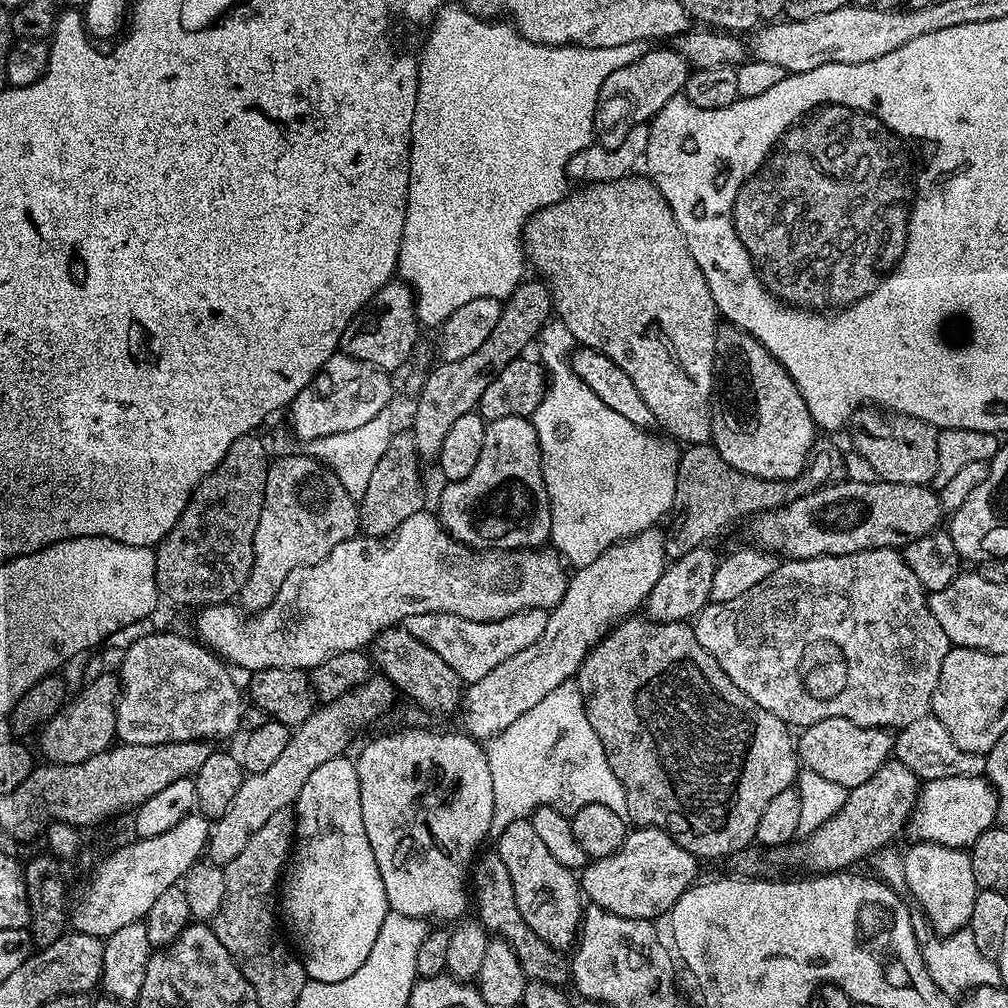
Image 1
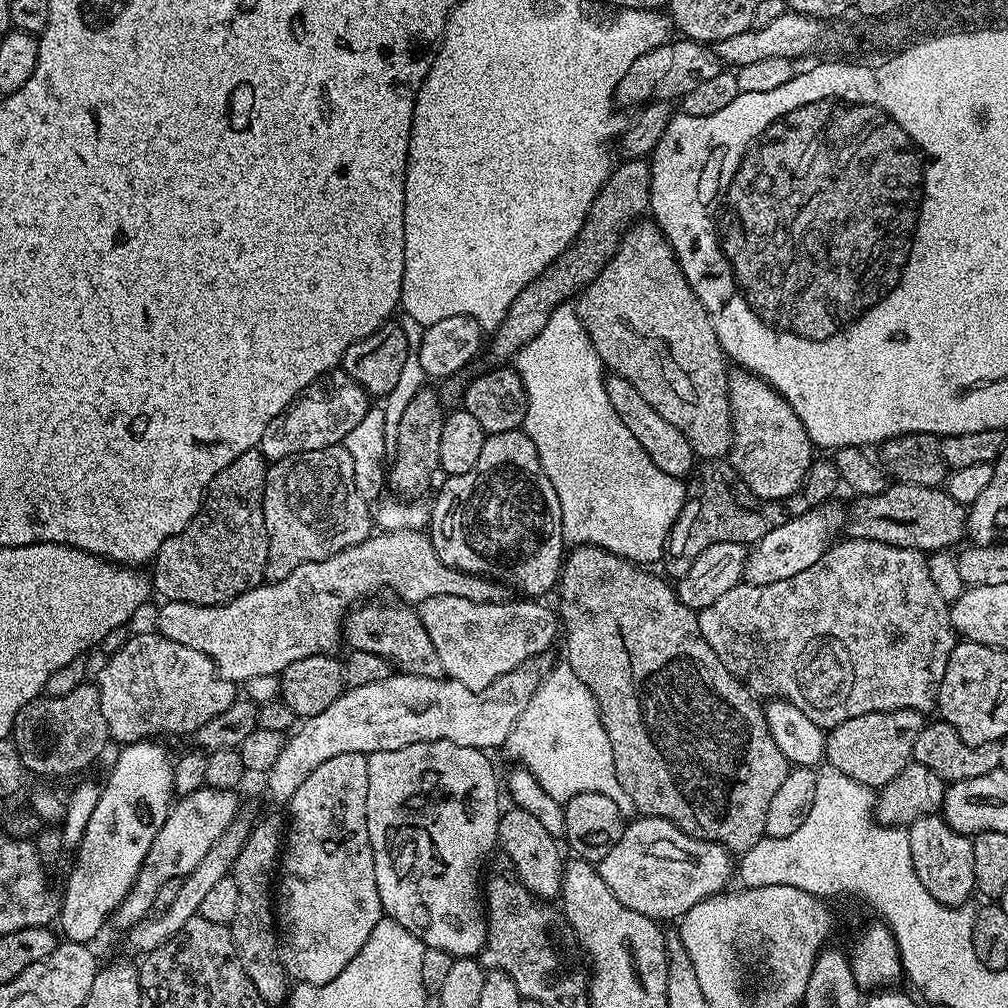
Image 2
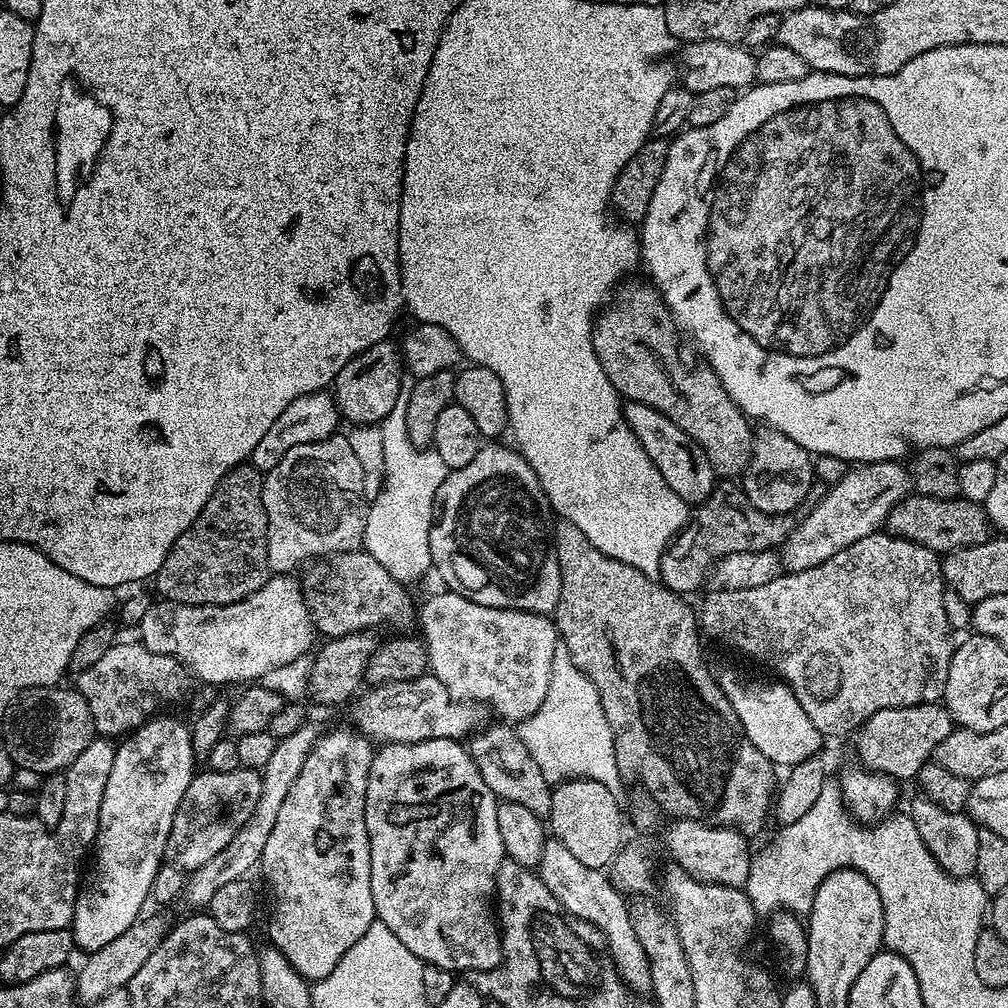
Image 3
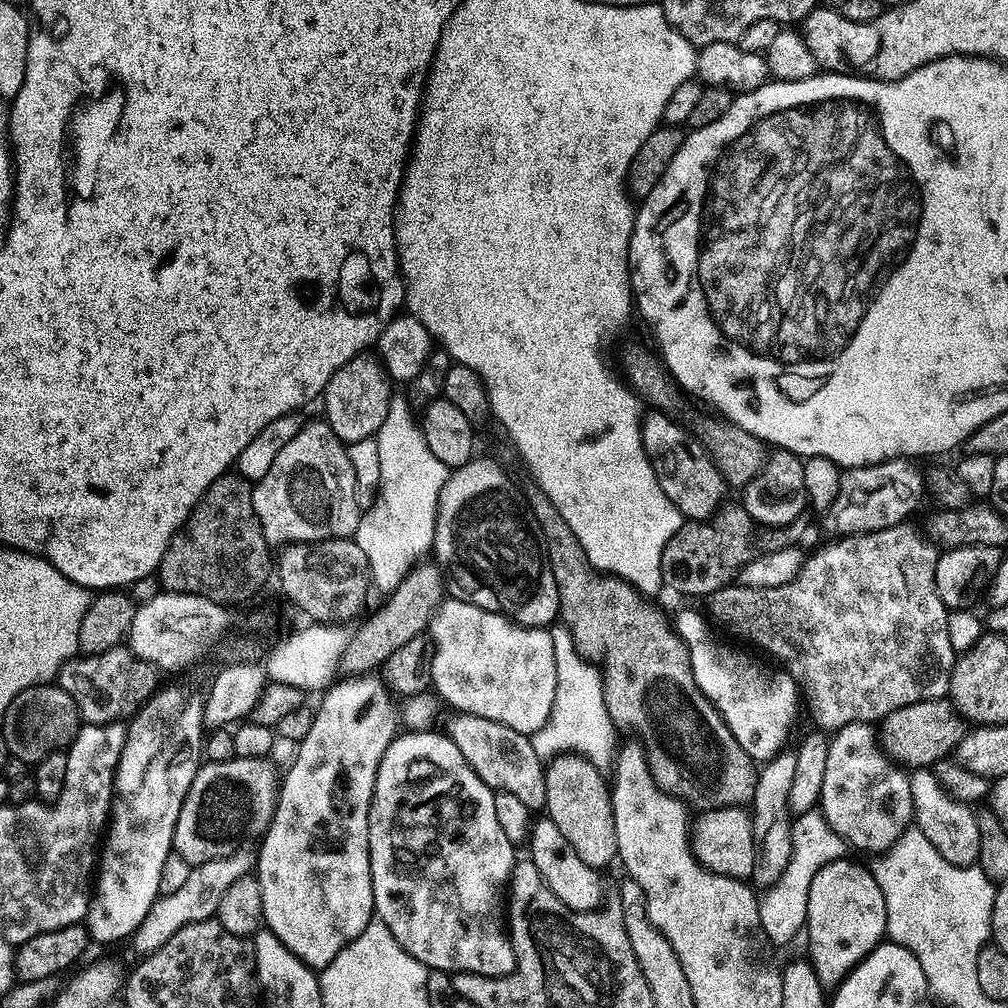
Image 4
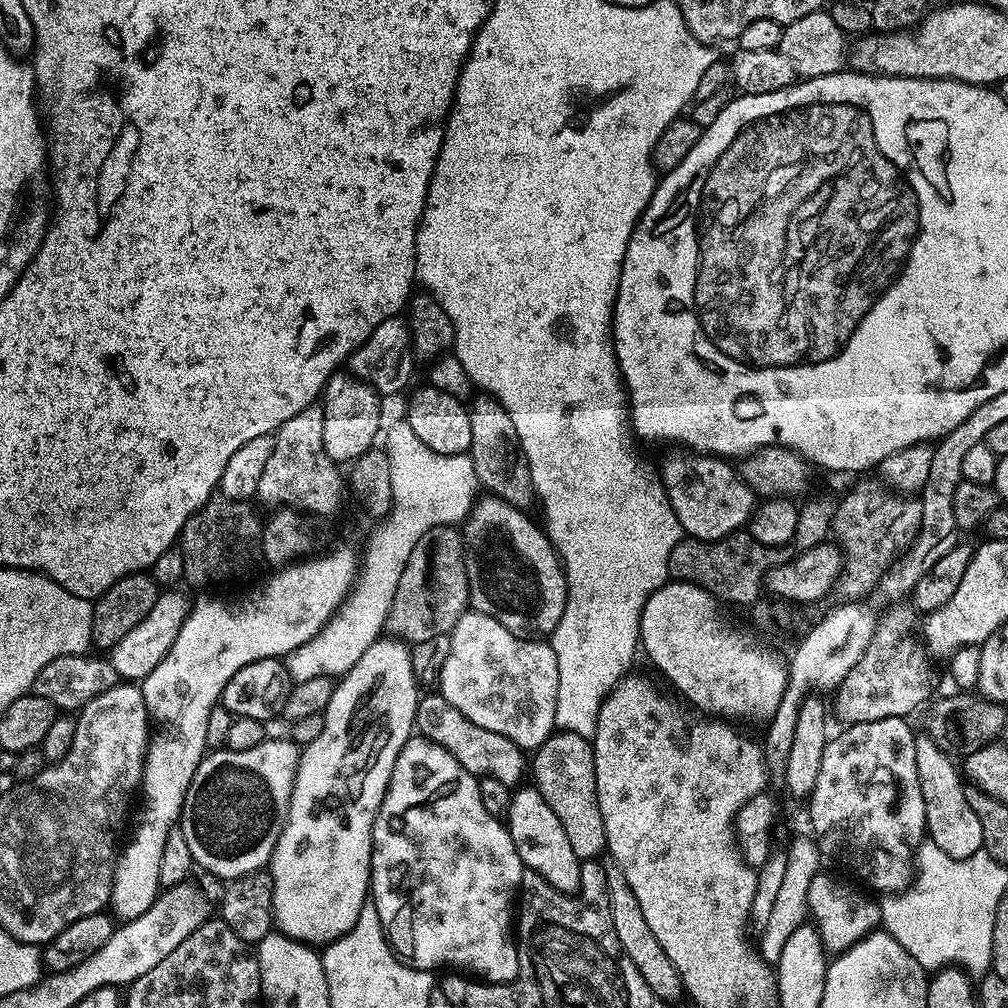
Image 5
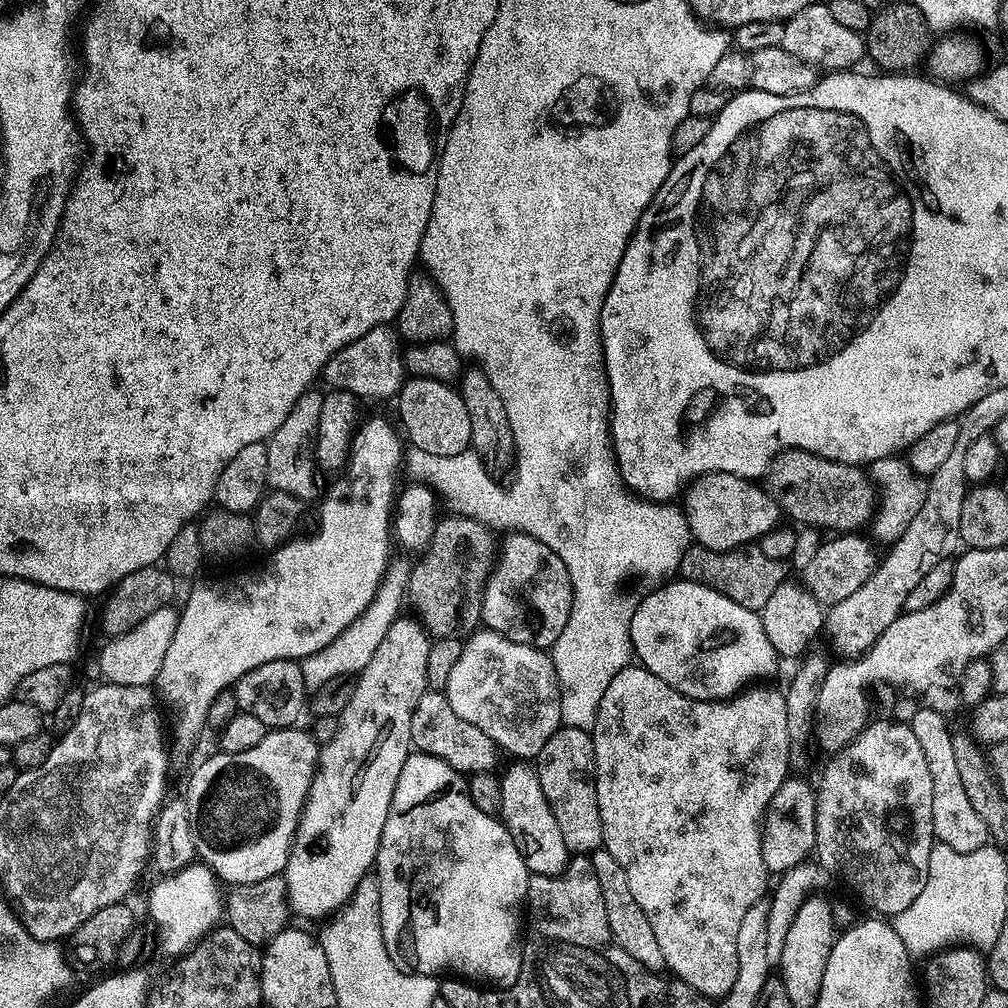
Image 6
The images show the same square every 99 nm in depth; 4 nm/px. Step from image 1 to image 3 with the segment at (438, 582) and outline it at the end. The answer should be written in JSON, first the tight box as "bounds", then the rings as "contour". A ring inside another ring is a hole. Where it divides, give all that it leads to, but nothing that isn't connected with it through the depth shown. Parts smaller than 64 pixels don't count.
{"bounds":[138,574,318,685],"contour":[[[292,574],[269,575],[262,590],[233,604],[212,607],[167,602],[153,603],[140,622],[138,633],[140,633],[139,643],[156,654],[166,654],[183,662],[189,673],[199,683],[201,680],[204,684],[241,683],[240,685],[243,685],[245,682],[260,682],[263,676],[275,667],[286,666],[295,659],[307,657],[318,640],[316,625],[312,622],[312,614],[308,609],[308,603],[304,600],[301,581]]]}

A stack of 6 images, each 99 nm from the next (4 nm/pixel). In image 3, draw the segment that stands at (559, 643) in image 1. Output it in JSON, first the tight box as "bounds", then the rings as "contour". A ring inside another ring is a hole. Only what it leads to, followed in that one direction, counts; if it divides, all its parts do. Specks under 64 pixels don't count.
{"bounds":[182,674,486,909],"contour":[[[431,674],[419,676],[410,682],[382,684],[367,690],[368,693],[365,691],[355,701],[360,711],[359,727],[369,740],[381,745],[413,744],[438,738],[463,741],[486,724],[485,705],[452,696],[450,690],[446,690],[446,686]],[[307,722],[289,737],[277,739],[274,754],[262,770],[262,795],[258,798],[258,806],[254,810],[254,814],[250,816],[246,826],[242,826],[242,830],[238,830],[238,834],[234,834],[230,846],[226,846],[226,850],[214,854],[214,858],[210,858],[210,862],[206,862],[206,866],[202,866],[197,872],[193,872],[187,877],[182,900],[192,907],[189,909],[207,909],[210,898],[214,898],[214,894],[221,886],[226,886],[235,880],[245,879],[249,875],[248,871],[259,865],[262,850],[266,850],[266,838],[270,838],[270,830],[274,830],[274,821],[278,819],[278,810],[282,810],[282,802],[286,802],[286,794],[290,794],[290,786],[294,786],[294,780],[298,778],[298,774],[302,774],[302,766],[312,753],[317,739],[318,731],[316,732],[312,722]]]}

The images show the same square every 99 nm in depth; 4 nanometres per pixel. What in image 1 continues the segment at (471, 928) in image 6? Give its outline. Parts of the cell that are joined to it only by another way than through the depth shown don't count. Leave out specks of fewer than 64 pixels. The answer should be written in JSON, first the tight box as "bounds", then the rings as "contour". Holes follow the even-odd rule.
{"bounds":[354,728,494,922],"contour":[[[408,728],[405,732],[392,732],[389,736],[380,736],[377,740],[370,741],[361,750],[360,757],[355,757],[354,763],[358,770],[358,782],[362,794],[362,826],[366,826],[366,838],[370,838],[370,846],[374,850],[374,862],[378,862],[378,870],[382,874],[382,886],[386,886],[389,909],[398,914],[427,918],[432,922],[459,921],[467,913],[464,911],[467,908],[469,911],[470,908],[470,896],[466,891],[470,884],[470,869],[481,851],[480,843],[486,838],[489,839],[494,818],[494,782],[490,779],[490,762],[485,745],[460,730],[431,732],[428,728]]]}

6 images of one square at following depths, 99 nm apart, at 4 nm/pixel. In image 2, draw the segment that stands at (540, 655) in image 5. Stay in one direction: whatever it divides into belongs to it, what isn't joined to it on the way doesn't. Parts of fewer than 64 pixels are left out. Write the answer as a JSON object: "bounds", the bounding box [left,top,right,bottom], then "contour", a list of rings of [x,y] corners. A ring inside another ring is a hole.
{"bounds":[418,594,558,690],"contour":[[[442,594],[438,598],[426,598],[418,606],[422,626],[442,658],[444,676],[462,682],[470,690],[482,690],[490,686],[502,674],[515,668],[523,668],[535,656],[540,656],[558,636],[558,616],[536,598],[516,598],[479,604],[468,598],[454,598]]]}

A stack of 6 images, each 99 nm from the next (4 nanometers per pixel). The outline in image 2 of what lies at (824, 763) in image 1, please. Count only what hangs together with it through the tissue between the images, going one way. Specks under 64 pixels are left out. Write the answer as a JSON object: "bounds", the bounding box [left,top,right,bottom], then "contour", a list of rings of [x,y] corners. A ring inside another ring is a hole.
{"bounds":[824,710,925,790],"contour":[[[914,710],[858,714],[858,718],[846,718],[846,722],[830,729],[824,741],[824,755],[830,767],[846,774],[846,778],[854,778],[854,782],[862,782],[870,789],[879,790],[886,786],[886,782],[898,778],[907,764],[913,763],[914,741],[925,723],[925,717]]]}

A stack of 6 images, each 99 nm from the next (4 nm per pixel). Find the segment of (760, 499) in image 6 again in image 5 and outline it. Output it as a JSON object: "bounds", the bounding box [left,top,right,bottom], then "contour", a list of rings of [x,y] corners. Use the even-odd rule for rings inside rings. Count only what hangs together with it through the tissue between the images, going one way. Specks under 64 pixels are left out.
{"bounds":[658,450,758,540],"contour":[[[695,450],[680,451],[684,452],[672,452],[665,458],[664,465],[659,465],[658,475],[664,482],[668,501],[678,518],[681,533],[687,534],[693,540],[720,540],[741,531],[751,521],[758,500],[740,479],[739,471],[733,465],[731,468],[727,459],[715,454],[701,454]]]}

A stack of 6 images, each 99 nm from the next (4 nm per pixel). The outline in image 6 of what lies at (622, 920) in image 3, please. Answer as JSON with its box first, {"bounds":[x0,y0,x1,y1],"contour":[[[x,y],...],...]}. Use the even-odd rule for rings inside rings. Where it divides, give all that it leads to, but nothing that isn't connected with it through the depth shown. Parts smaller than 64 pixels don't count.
{"bounds":[499,762,570,876],"contour":[[[512,762],[500,776],[502,786],[502,810],[499,819],[504,821],[518,854],[526,862],[529,873],[534,876],[559,876],[568,867],[570,853],[566,842],[562,842],[562,833],[558,831],[558,822],[542,794],[542,782],[538,782],[536,769],[528,762]]]}

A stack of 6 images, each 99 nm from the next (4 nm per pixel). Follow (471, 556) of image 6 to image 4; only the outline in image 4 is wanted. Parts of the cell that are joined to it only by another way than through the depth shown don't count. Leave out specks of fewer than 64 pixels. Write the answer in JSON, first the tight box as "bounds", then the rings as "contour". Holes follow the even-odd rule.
{"bounds":[346,563,446,674],"contour":[[[424,563],[412,567],[402,578],[401,584],[387,593],[385,600],[388,601],[373,616],[366,617],[358,628],[355,627],[346,655],[349,673],[364,674],[377,669],[390,658],[390,654],[394,654],[394,650],[406,646],[410,638],[425,635],[429,631],[432,616],[446,599],[446,576],[438,563]]]}

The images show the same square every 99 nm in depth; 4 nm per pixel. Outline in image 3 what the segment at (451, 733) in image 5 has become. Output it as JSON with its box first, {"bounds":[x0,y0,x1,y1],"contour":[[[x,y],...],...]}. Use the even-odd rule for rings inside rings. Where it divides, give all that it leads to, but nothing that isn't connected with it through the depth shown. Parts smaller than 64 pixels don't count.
{"bounds":[466,723,553,818],"contour":[[[489,723],[467,741],[466,747],[478,766],[478,774],[482,774],[497,801],[518,802],[518,806],[526,806],[526,810],[531,810],[534,815],[547,818],[552,805],[553,785],[542,778],[542,770],[538,770],[538,762],[530,758],[530,750],[526,750],[526,742],[522,742],[519,731],[507,723],[496,723],[500,724]]]}

